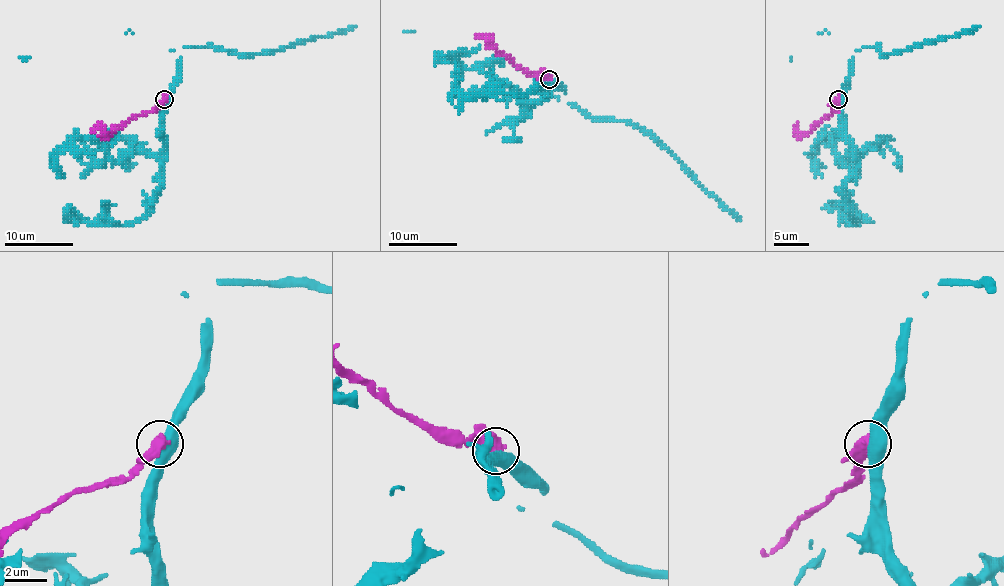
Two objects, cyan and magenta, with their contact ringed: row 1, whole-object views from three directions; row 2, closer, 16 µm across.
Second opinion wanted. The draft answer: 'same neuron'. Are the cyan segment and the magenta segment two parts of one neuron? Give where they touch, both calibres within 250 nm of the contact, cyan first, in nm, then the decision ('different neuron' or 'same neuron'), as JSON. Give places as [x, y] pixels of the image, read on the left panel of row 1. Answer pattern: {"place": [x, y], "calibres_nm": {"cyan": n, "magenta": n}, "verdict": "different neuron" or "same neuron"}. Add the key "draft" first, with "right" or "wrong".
{"draft": "wrong", "place": [164, 99], "calibres_nm": {"cyan": 480, "magenta": 600}, "verdict": "different neuron"}

